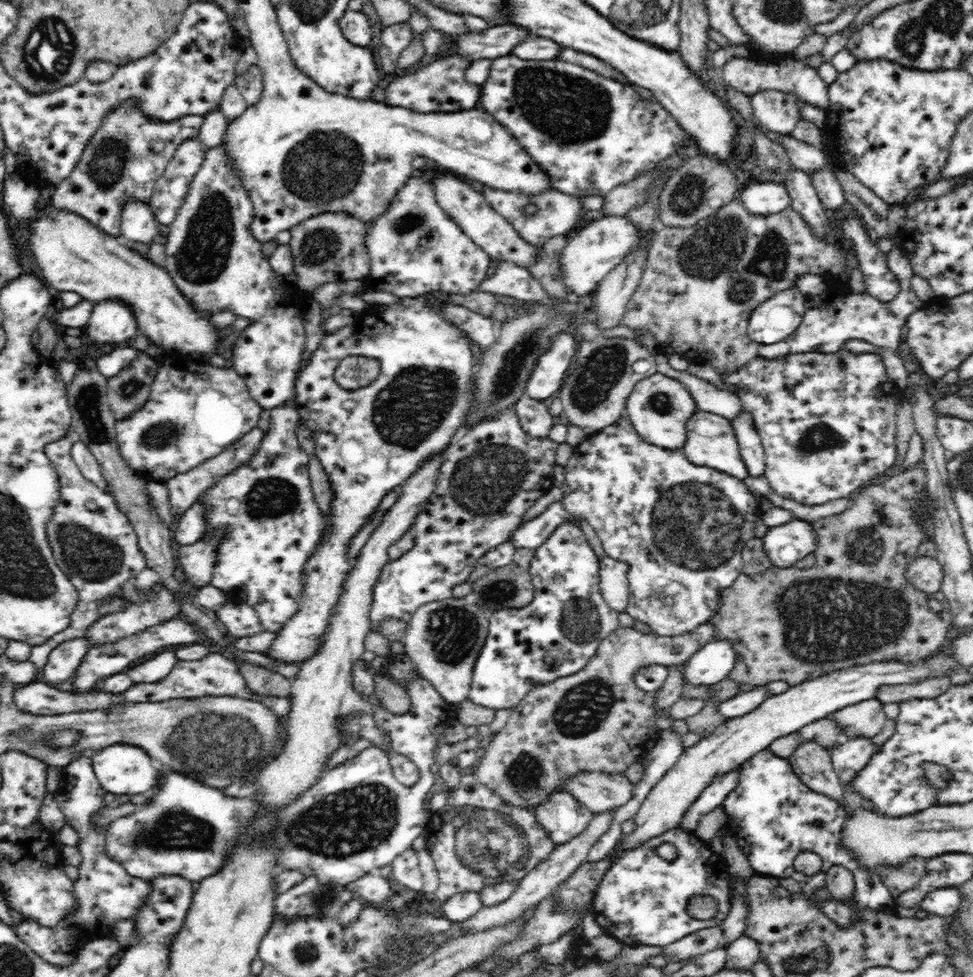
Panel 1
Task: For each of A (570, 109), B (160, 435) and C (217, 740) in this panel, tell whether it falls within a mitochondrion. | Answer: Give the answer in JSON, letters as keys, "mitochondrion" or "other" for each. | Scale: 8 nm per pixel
{"A":"mitochondrion","B":"mitochondrion","C":"mitochondrion"}

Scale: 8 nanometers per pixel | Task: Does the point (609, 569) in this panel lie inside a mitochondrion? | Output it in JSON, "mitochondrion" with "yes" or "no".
{"mitochondrion":"no"}

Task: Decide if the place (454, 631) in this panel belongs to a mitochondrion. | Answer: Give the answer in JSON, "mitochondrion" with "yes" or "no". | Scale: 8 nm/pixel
{"mitochondrion":"yes"}

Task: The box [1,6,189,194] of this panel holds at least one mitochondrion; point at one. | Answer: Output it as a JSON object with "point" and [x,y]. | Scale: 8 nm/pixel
{"point":[47,53]}

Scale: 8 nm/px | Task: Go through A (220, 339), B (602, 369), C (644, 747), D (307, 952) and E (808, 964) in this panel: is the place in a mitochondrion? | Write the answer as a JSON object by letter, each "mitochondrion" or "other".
{"A":"other","B":"mitochondrion","C":"other","D":"mitochondrion","E":"mitochondrion"}

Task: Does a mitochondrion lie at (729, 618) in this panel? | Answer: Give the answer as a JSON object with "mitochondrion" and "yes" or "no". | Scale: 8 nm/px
{"mitochondrion":"no"}

